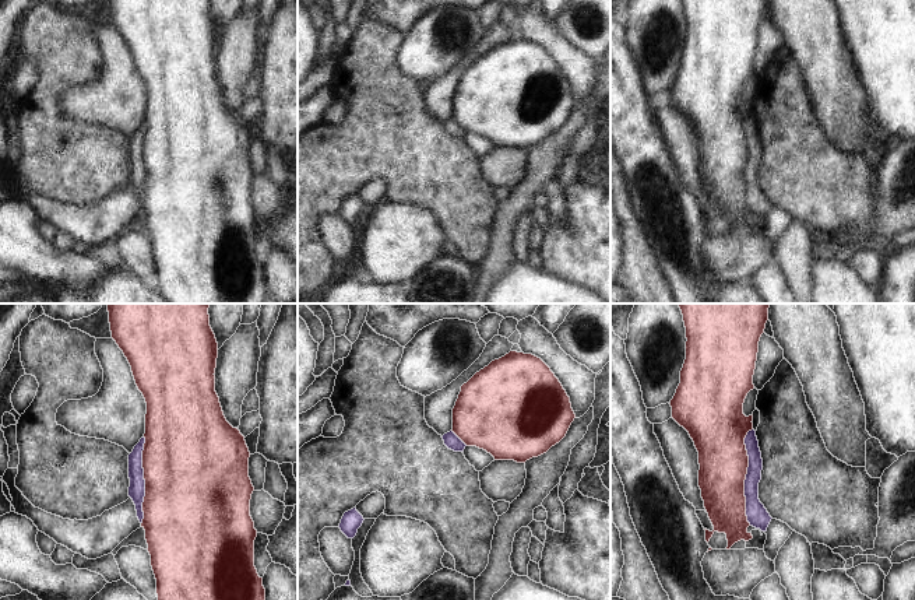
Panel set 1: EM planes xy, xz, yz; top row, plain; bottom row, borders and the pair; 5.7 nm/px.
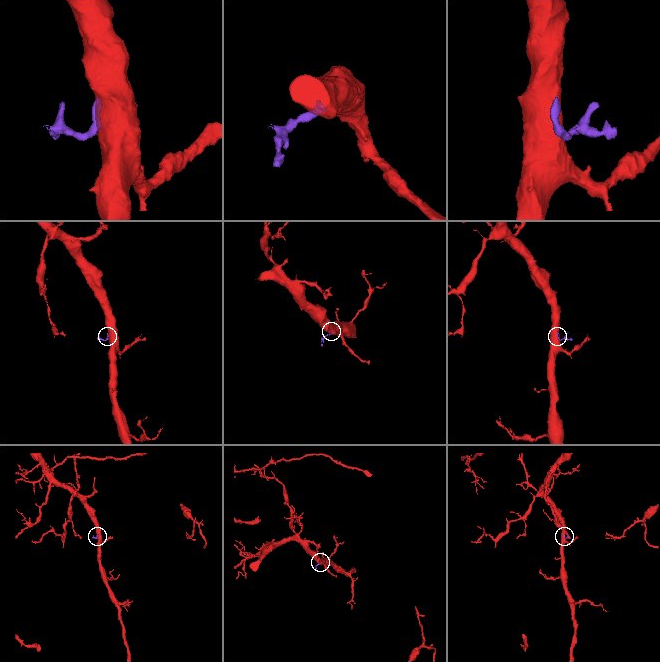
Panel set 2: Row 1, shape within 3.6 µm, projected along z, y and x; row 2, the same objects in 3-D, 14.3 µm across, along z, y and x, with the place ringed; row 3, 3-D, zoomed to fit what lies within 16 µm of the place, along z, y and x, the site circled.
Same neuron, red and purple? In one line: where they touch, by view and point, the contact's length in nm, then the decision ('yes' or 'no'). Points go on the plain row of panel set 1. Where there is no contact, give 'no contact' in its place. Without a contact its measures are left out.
meets red in yz at (745, 164); contact 550 nm long; no

